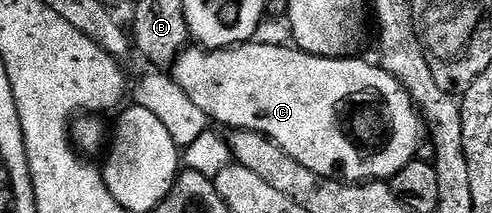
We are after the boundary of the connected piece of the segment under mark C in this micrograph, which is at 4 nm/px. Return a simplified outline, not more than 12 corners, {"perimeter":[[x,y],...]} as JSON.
{"perimeter":[[185,49],[213,123],[357,184],[419,155],[422,115],[360,56]]}

